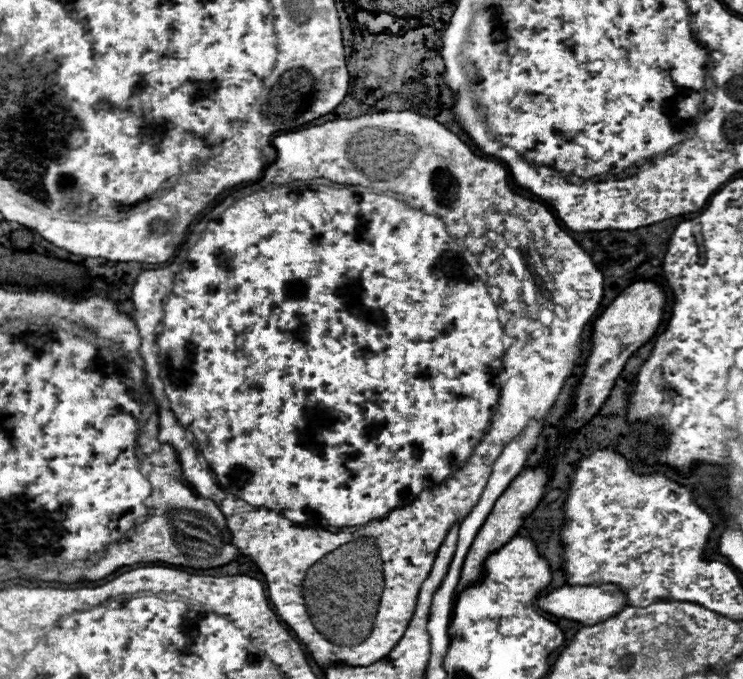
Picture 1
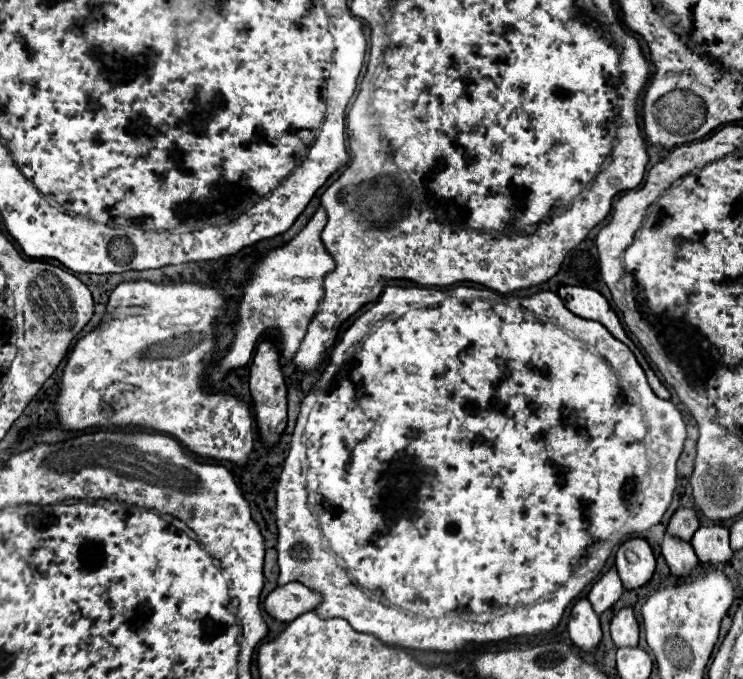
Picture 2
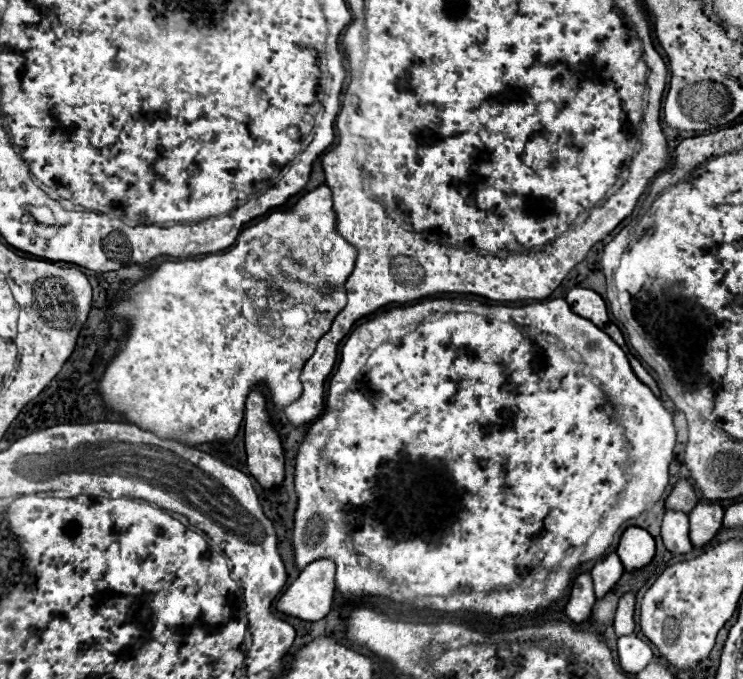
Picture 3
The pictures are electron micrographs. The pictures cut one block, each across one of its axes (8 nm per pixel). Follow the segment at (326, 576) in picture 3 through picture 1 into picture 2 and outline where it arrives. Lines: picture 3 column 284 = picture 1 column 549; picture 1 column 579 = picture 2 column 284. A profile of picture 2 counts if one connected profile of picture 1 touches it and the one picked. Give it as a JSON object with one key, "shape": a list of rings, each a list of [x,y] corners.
{"shape":[[[290,582],[286,586],[278,586],[264,602],[266,612],[280,620],[292,622],[298,616],[316,610],[322,604],[322,594],[310,590],[300,582]]]}

